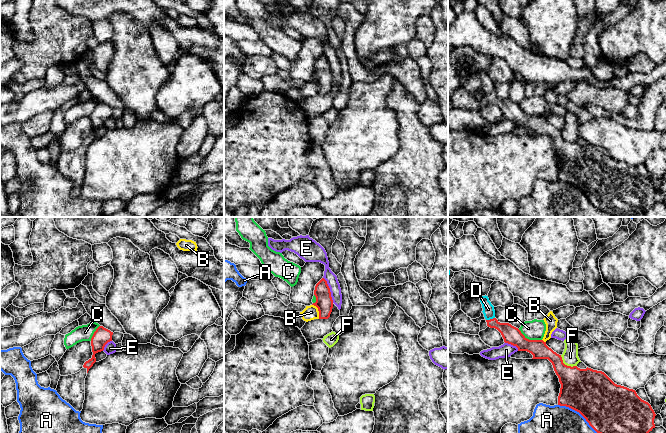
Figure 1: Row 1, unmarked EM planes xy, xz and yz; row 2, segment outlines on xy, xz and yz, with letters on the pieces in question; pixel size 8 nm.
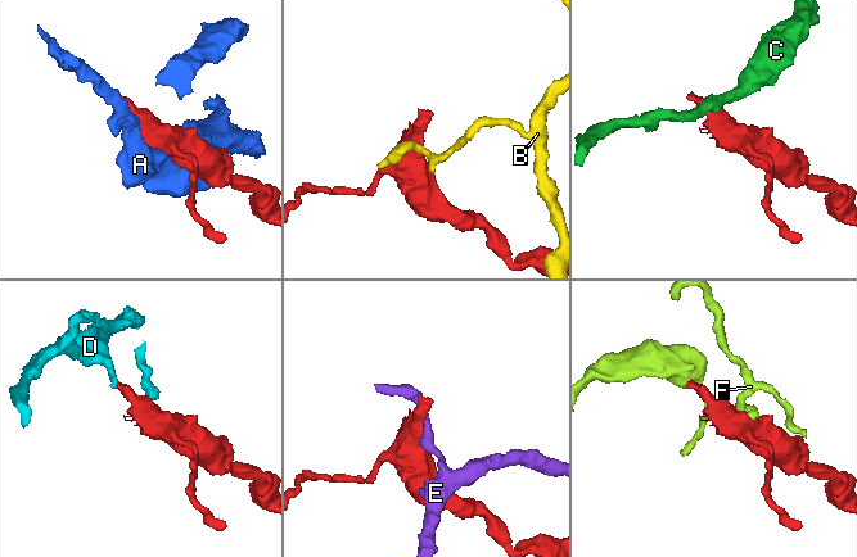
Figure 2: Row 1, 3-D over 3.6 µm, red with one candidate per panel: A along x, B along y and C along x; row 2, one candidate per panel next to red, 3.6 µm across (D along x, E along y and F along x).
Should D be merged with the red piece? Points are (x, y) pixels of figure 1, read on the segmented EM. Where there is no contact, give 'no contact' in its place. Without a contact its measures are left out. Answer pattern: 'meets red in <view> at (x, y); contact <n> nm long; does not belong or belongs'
meets red in yz at (490, 319); contact 80 nm long; belongs

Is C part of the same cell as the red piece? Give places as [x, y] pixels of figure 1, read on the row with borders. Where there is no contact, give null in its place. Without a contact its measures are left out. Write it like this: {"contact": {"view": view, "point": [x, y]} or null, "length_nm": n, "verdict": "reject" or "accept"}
{"contact": {"view": "yz", "point": [530, 340]}, "length_nm": 220, "verdict": "reject"}

